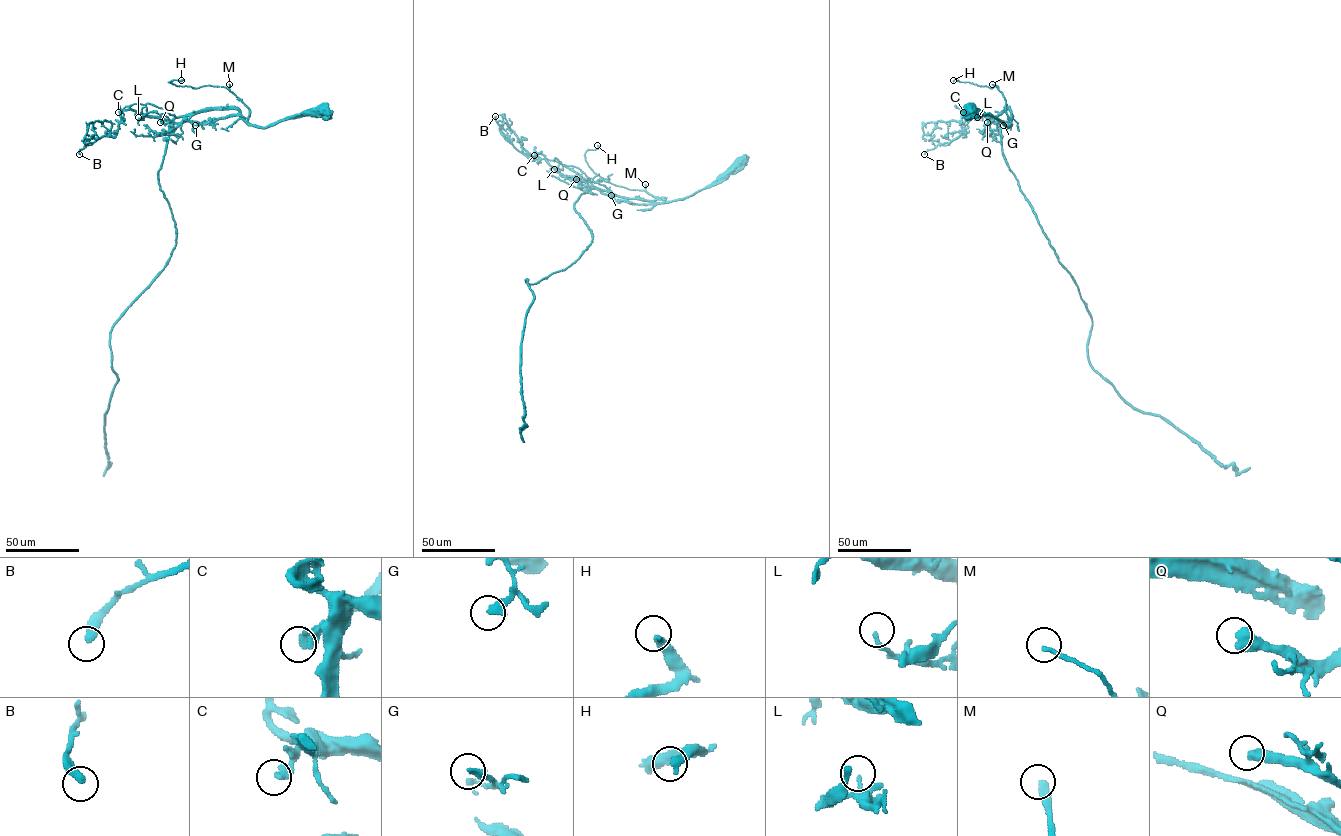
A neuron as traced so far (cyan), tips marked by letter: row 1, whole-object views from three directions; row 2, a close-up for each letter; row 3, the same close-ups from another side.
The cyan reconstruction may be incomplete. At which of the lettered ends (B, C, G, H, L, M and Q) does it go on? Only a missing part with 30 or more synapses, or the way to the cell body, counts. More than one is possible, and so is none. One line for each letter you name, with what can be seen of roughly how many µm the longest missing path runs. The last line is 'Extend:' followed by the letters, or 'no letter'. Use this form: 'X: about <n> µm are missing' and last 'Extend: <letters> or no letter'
Q: about 25 µm are missing
Extend: Q

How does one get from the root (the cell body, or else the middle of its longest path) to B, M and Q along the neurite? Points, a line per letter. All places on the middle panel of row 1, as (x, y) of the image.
B: (741, 162), (682, 199), (632, 204), (563, 177), (542, 154), (525, 156), (505, 136), (495, 116)
M: (741, 162), (735, 162), (705, 187), (682, 199), (664, 202), (665, 198), (648, 194), (645, 184)
Q: (741, 162), (735, 162), (715, 181), (689, 196), (655, 203), (615, 200), (576, 179)

